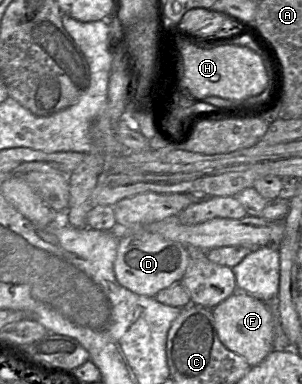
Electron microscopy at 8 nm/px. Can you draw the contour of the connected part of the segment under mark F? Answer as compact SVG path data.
M235 291L212 309L219 339L224 346L242 356L253 367L261 363L274 350L273 338L276 308L245 291Z

